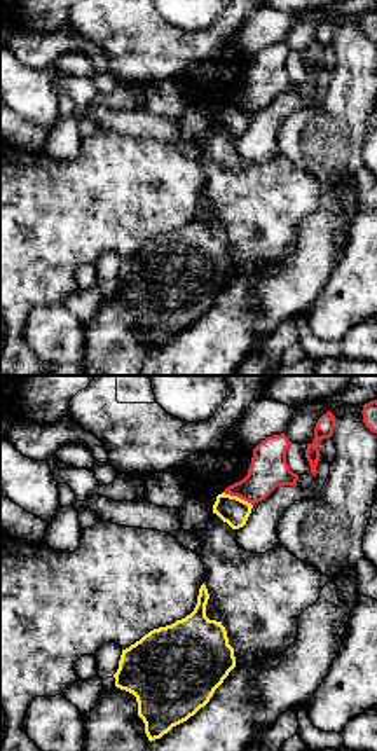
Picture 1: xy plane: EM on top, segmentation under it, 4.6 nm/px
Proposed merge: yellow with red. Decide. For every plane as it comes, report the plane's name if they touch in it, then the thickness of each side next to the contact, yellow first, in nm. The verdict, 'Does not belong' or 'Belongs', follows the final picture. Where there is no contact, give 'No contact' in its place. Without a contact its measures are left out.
Touches yellow in xy. Thickness 130 nm (yellow) against 170 nm

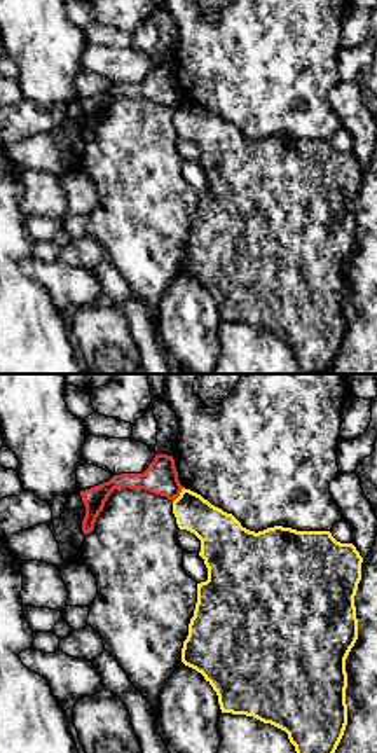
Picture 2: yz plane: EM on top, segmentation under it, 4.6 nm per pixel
Touches yellow in yz. Thickness 190 nm (yellow) against 160 nm

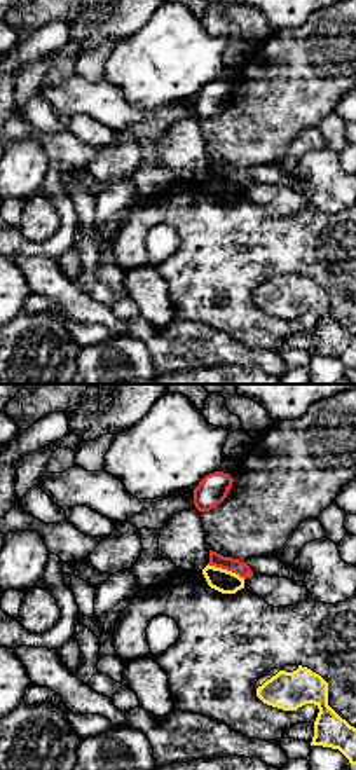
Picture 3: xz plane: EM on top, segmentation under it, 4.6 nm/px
Touches yellow in xz. Thickness 110 nm (yellow) against 70 nm

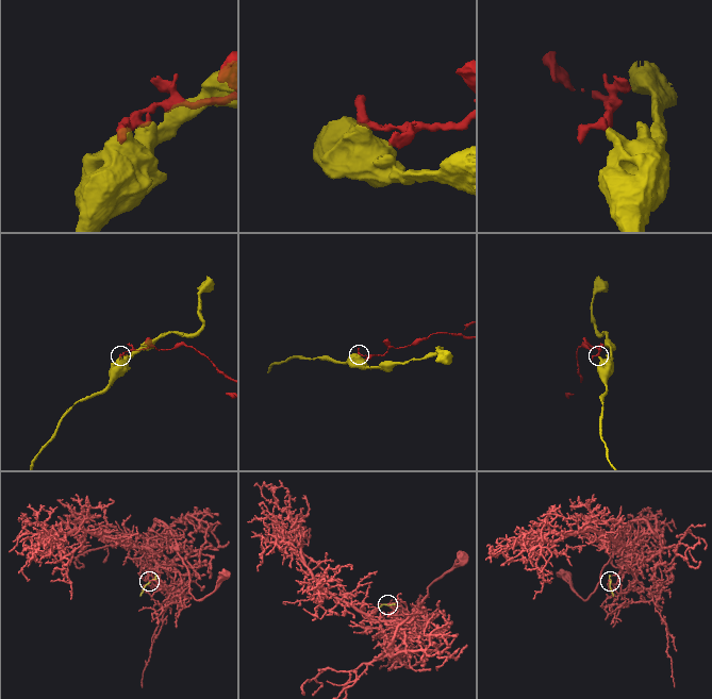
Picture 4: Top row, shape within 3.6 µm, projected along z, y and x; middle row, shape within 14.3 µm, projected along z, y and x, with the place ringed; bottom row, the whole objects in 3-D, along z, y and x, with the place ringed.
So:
Does not belong

